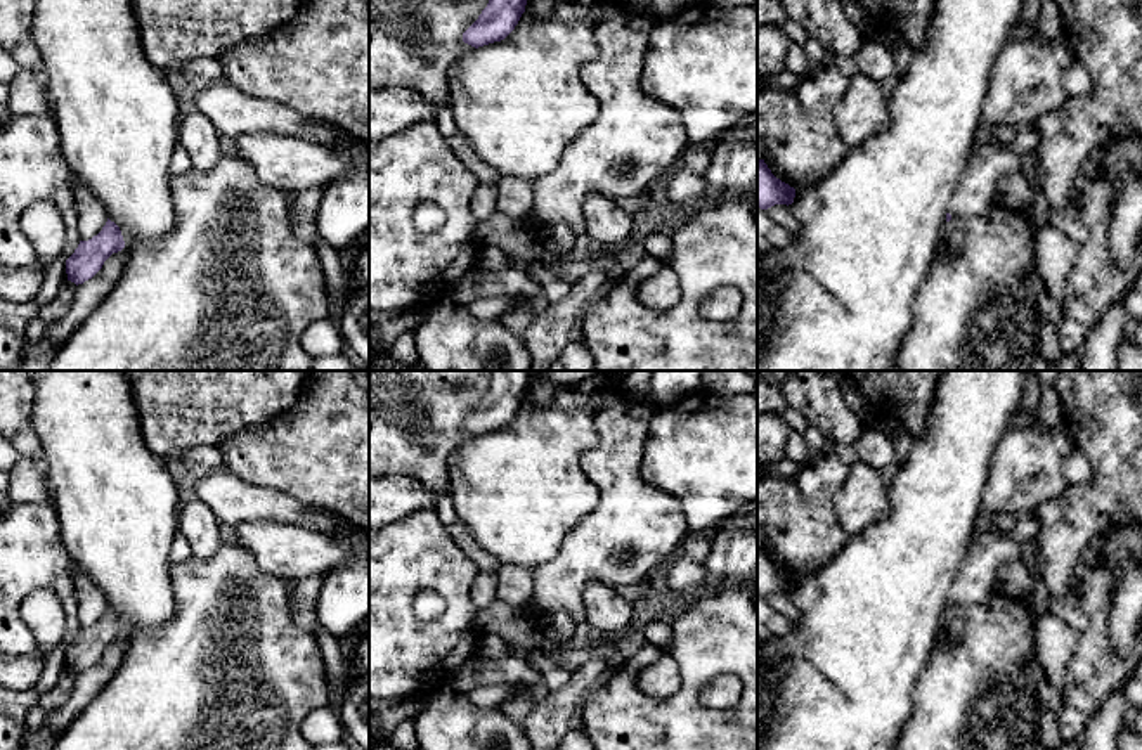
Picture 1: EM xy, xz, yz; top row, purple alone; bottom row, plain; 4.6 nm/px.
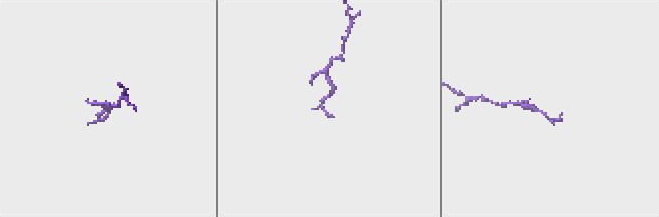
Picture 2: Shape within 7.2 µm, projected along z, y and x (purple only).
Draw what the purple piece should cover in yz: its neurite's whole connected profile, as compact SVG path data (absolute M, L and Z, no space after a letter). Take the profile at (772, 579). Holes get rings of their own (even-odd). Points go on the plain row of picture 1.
M757 546L757 596L768 598L775 592L792 592L795 577L776 566L764 547Z

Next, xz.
M490 371L489 391L463 421L463 430L478 436L504 428L525 400L530 374L530 371Z

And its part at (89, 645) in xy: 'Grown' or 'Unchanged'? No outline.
Unchanged

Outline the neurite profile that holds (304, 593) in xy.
M312 575L307 579L302 579L293 584L291 587L291 601L289 613L293 620L305 630L315 634L321 627L319 617L317 617L317 598L319 589L322 585L322 577Z

